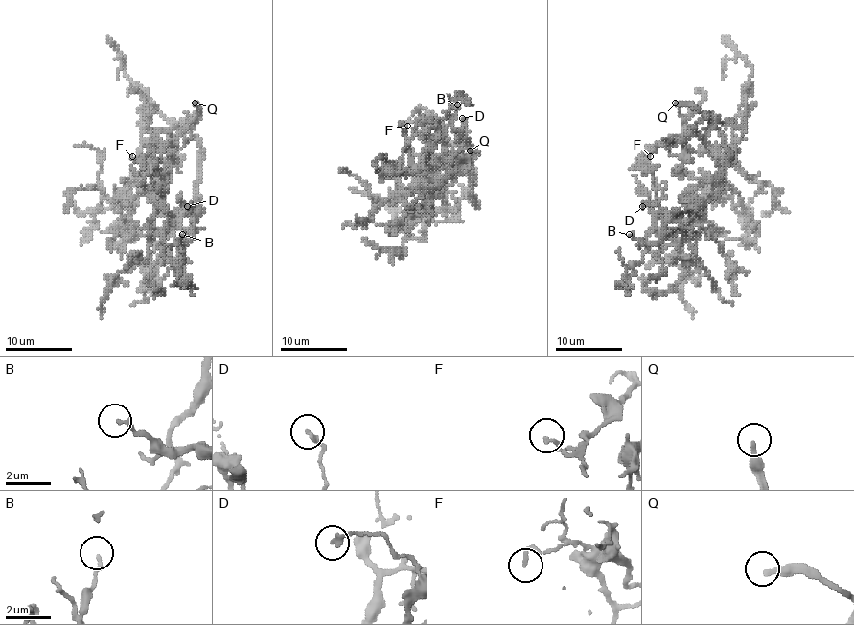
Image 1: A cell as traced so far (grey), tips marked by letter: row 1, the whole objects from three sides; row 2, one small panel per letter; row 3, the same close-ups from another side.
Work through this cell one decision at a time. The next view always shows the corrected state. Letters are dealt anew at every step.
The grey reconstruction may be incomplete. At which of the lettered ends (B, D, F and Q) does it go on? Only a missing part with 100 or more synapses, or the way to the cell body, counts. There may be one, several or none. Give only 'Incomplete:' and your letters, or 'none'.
Incomplete: Q

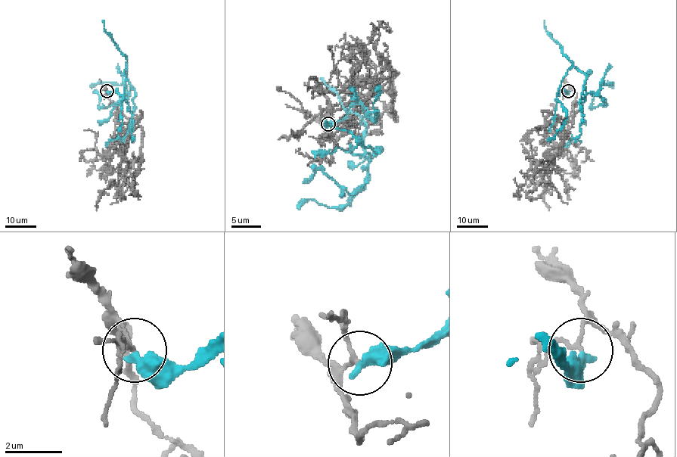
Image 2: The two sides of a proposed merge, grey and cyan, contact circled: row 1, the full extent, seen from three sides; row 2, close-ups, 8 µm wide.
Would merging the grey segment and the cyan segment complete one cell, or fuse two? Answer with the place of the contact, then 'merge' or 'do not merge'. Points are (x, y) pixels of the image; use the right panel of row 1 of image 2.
(568, 91) | do not merge

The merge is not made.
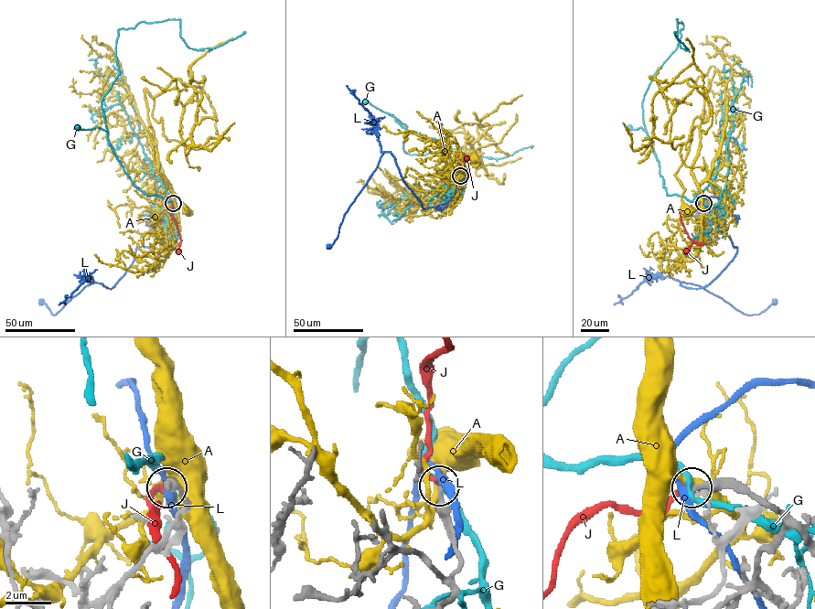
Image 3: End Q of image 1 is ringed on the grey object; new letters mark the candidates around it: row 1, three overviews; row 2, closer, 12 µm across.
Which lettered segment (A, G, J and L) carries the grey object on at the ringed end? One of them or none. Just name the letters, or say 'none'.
J

